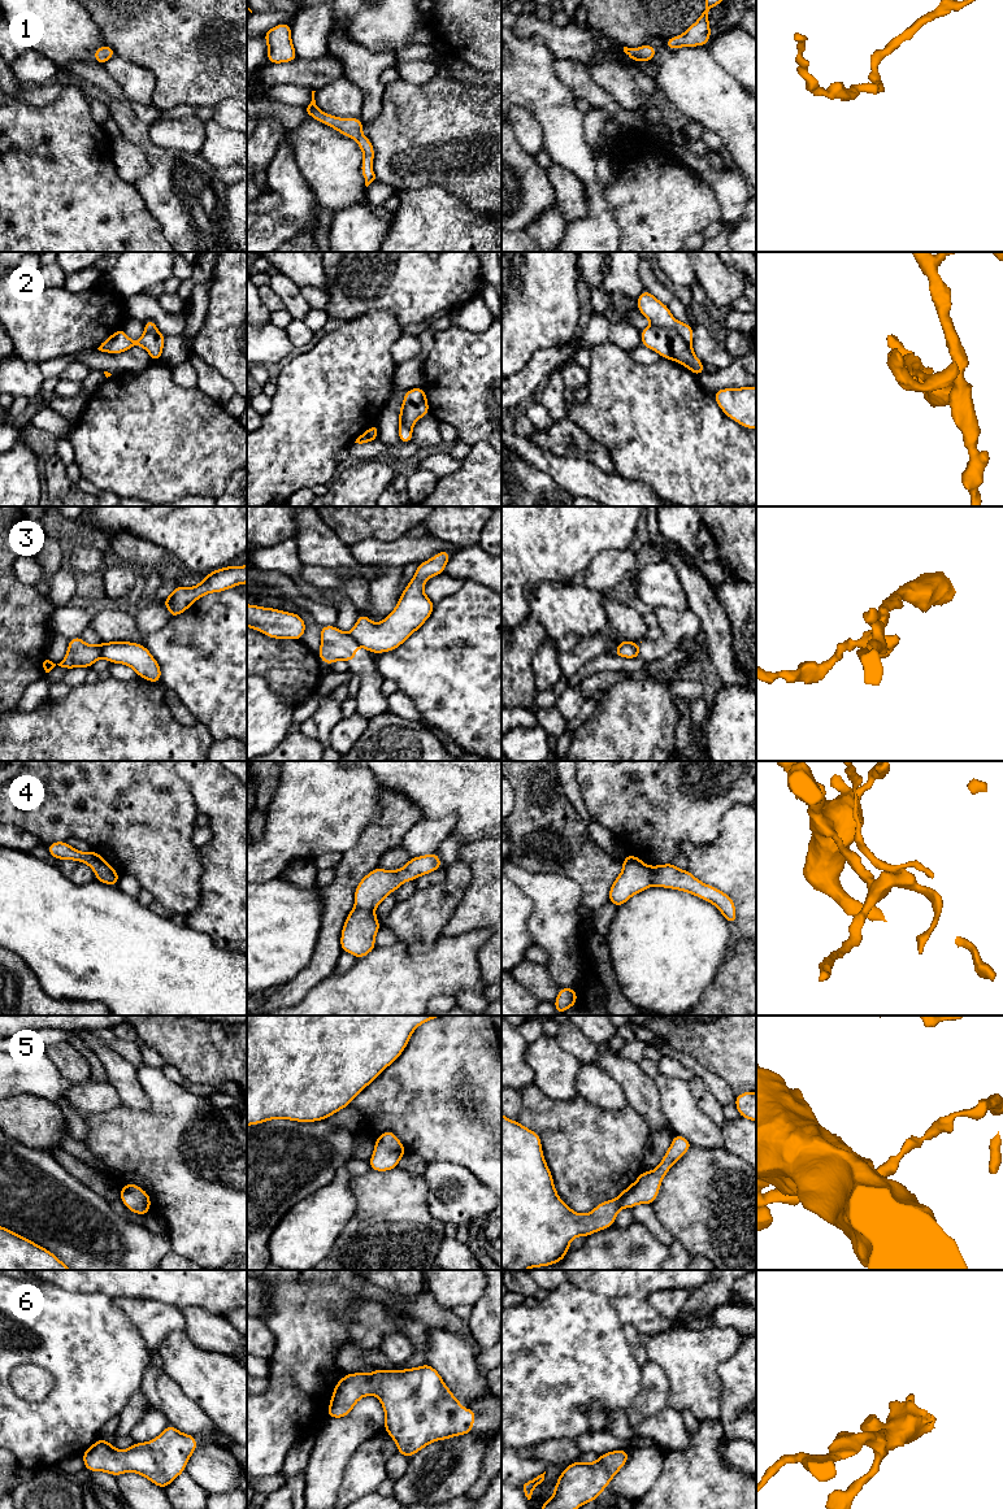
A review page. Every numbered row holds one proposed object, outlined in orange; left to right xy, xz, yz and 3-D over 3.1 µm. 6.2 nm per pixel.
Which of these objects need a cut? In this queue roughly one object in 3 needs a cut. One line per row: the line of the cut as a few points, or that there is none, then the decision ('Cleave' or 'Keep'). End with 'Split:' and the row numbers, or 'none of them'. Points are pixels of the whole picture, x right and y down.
1: No split. Keep
2: Split along yz (652, 324), (660, 327), (672, 327), (693, 353). Cleave
3: Split along xy (100, 643), (101, 656). Cleave
4: Split along xz (355, 905), (373, 912). Cleave
5: No split. Keep
6: No split. Keep
Split: 2, 3, 4

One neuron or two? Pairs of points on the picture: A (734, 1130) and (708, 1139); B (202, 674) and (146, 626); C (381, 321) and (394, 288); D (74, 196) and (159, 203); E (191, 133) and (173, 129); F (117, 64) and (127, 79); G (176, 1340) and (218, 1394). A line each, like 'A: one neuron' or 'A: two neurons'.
A: two neurons
B: two neurons
C: two neurons
D: two neurons
E: one neuron
F: one neuron
G: one neuron

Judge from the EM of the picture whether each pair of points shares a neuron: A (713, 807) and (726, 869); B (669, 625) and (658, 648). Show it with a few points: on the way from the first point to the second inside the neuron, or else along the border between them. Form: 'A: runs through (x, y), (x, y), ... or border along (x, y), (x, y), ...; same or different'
A: border along (733, 805), (711, 842), (690, 843); different
B: runs through (669, 630), (669, 636), (663, 643); same

